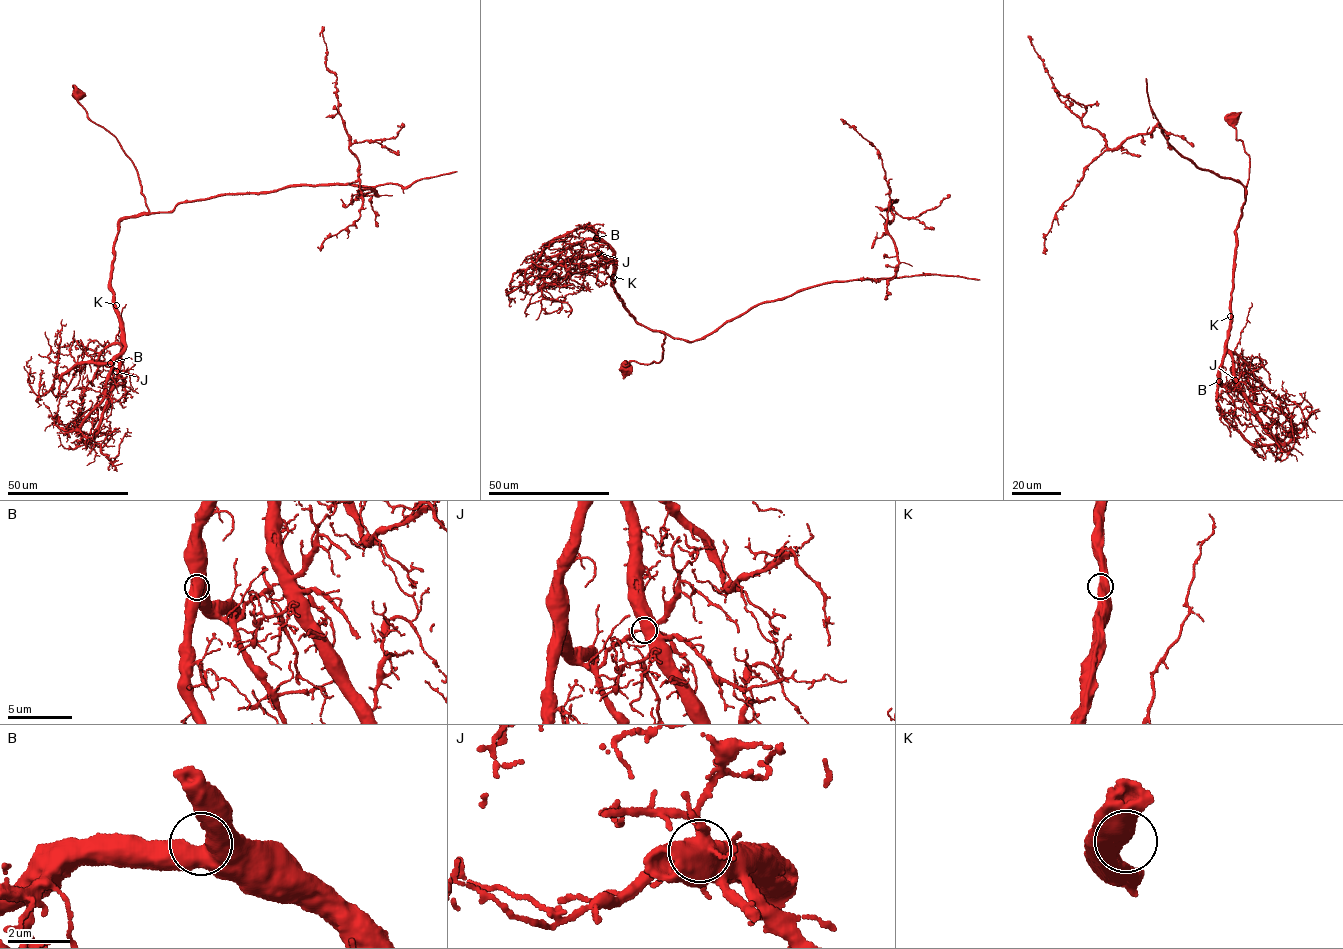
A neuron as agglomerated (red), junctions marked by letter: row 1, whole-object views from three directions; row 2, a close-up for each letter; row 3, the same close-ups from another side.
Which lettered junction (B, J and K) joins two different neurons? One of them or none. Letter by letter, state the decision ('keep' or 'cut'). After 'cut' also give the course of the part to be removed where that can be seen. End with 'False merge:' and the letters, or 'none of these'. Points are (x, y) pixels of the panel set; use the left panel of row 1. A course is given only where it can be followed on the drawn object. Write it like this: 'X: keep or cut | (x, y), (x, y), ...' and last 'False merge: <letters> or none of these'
B: keep
J: keep
K: keep
False merge: none of these

